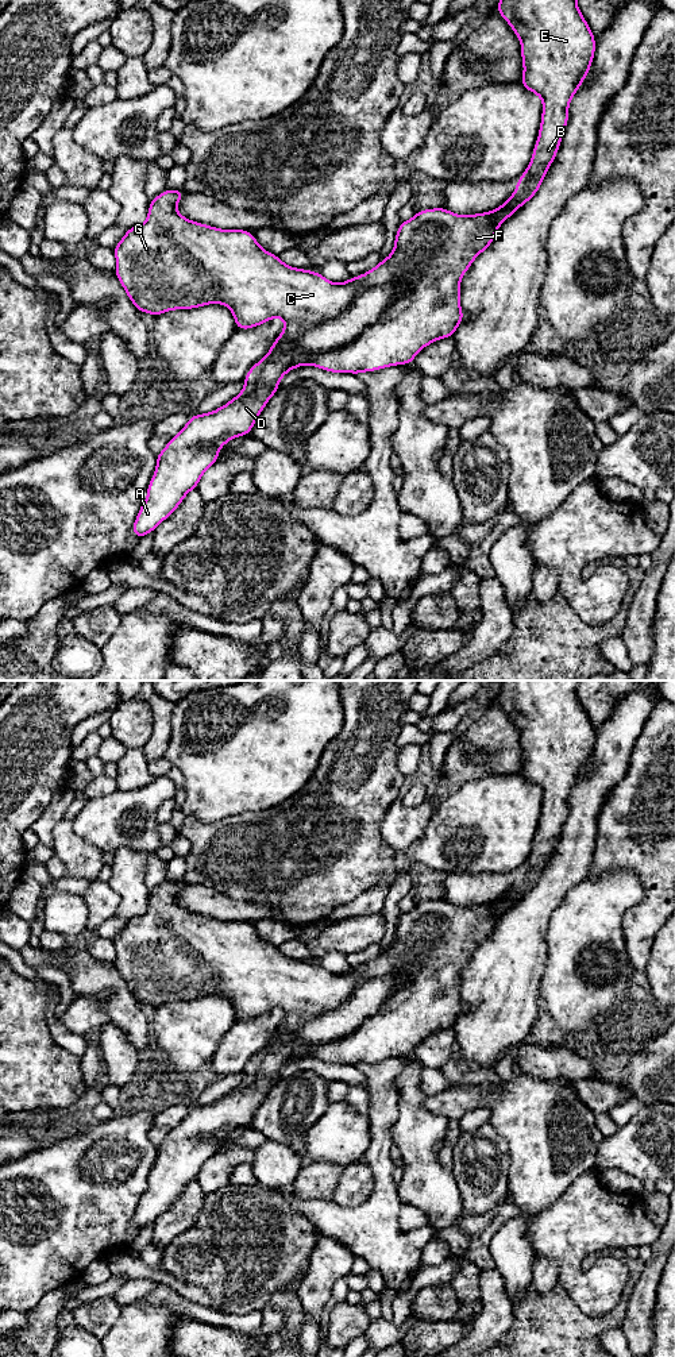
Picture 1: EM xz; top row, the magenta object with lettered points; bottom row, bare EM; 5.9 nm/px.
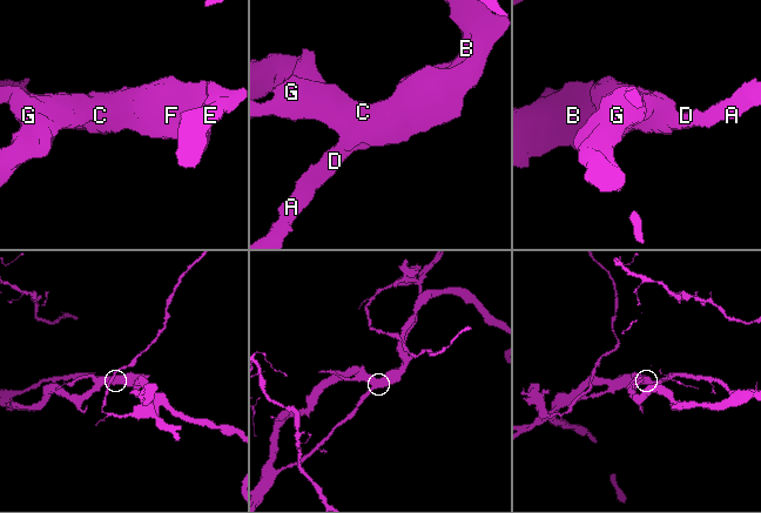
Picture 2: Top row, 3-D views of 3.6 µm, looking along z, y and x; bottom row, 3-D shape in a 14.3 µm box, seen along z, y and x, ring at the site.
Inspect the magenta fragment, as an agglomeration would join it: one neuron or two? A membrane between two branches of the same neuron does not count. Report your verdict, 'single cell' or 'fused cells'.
single cell

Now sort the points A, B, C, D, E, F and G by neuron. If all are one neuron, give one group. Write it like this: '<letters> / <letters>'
A B C D E F G

